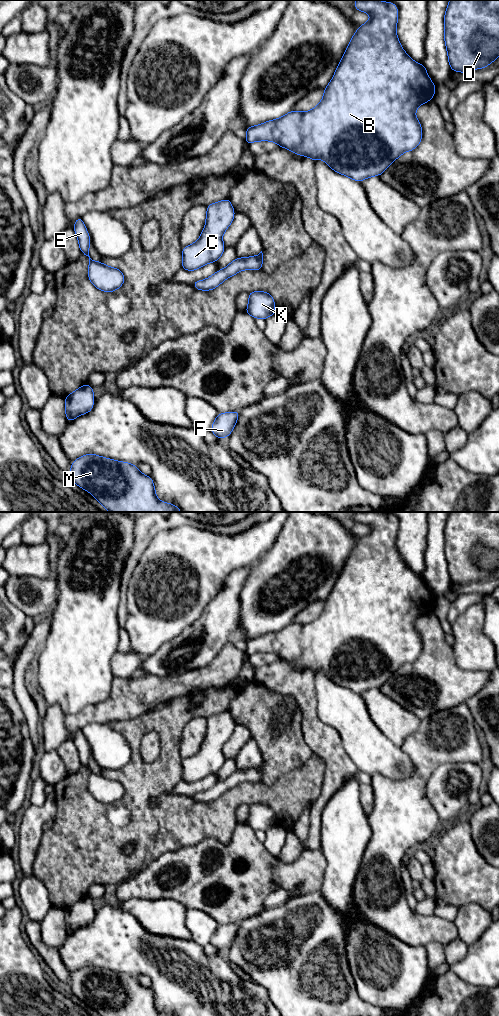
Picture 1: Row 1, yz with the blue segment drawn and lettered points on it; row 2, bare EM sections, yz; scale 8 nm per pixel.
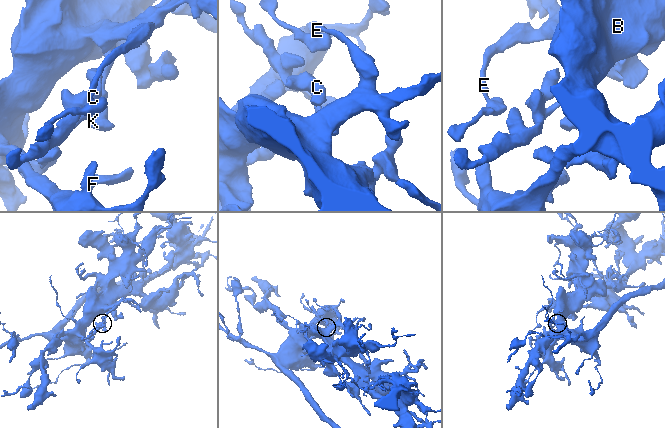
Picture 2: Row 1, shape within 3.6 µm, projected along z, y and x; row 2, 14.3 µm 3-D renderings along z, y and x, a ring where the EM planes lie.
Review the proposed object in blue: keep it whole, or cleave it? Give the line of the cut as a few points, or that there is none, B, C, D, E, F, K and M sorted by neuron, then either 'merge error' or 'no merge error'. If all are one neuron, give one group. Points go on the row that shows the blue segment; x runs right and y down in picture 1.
no cut; B C D E F K M; no merge error

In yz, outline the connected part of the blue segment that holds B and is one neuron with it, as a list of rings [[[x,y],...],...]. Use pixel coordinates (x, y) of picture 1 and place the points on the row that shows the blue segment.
[[[356,0],[356,11],[371,14],[371,19],[360,25],[328,86],[322,101],[312,110],[292,110],[279,119],[246,127],[246,146],[256,141],[274,141],[300,156],[308,156],[315,163],[322,158],[339,174],[361,182],[372,176],[380,176],[401,154],[414,150],[422,140],[422,127],[415,116],[418,106],[433,99],[436,86],[429,78],[425,65],[412,60],[402,49],[396,34],[398,7],[393,2]]]

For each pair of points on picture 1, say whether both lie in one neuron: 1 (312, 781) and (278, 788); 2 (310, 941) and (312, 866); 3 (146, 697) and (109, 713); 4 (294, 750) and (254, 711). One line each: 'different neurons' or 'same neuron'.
1: same neuron
2: different neurons
3: same neuron
4: same neuron

